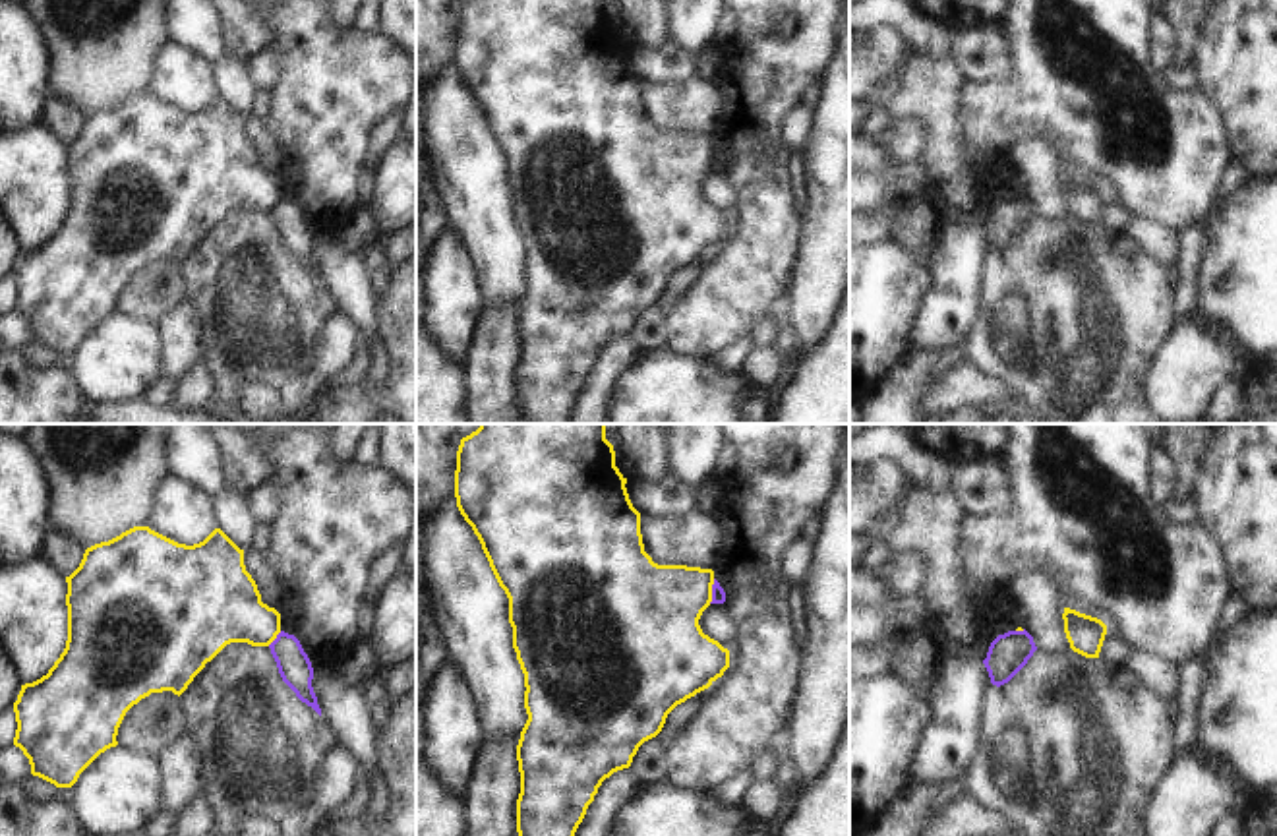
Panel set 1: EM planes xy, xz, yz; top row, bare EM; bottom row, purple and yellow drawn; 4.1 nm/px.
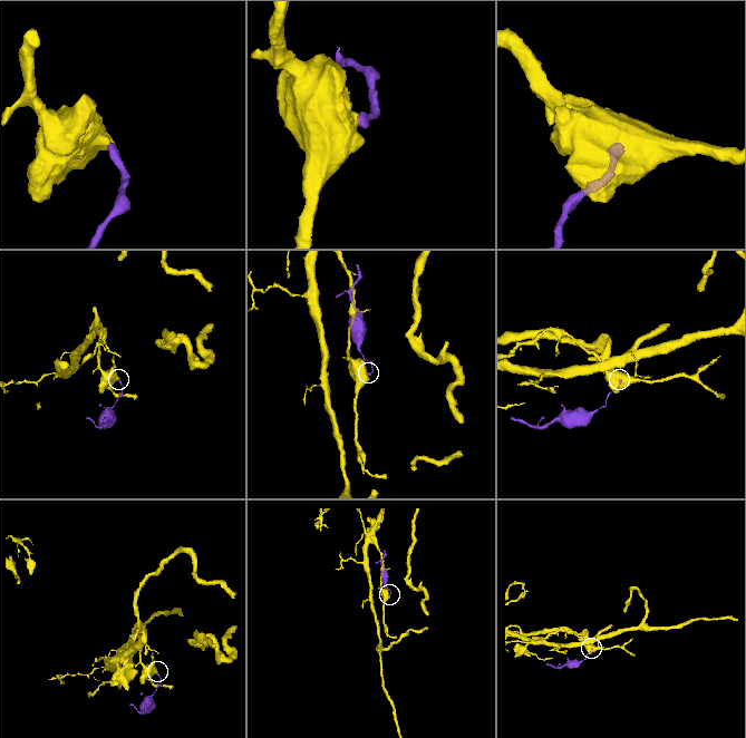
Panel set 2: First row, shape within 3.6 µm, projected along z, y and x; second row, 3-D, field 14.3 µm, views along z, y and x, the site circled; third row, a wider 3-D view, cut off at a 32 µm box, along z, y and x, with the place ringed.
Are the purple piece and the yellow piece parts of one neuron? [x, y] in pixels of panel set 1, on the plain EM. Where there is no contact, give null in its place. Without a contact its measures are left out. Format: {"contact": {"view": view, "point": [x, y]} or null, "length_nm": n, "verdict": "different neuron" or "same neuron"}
{"contact": {"view": "xz", "point": [712, 157]}, "length_nm": 110, "verdict": "different neuron"}

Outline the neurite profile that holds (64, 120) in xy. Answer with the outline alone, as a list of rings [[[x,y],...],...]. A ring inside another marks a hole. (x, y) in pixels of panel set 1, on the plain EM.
[[[48,97],[39,112],[39,122],[46,126],[64,145],[79,134],[83,120],[83,112],[56,97]]]

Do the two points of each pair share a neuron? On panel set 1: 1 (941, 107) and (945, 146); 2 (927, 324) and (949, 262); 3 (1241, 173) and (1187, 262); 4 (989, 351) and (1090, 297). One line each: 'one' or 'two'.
1: one
2: one
3: one
4: one

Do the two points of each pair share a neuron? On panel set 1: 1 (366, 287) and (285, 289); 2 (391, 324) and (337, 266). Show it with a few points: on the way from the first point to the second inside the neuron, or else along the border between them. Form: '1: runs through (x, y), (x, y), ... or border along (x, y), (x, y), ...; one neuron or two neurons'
1: border along (322, 281), (335, 310); two neurons
2: border along (382, 281), (376, 293), (372, 335); two neurons

